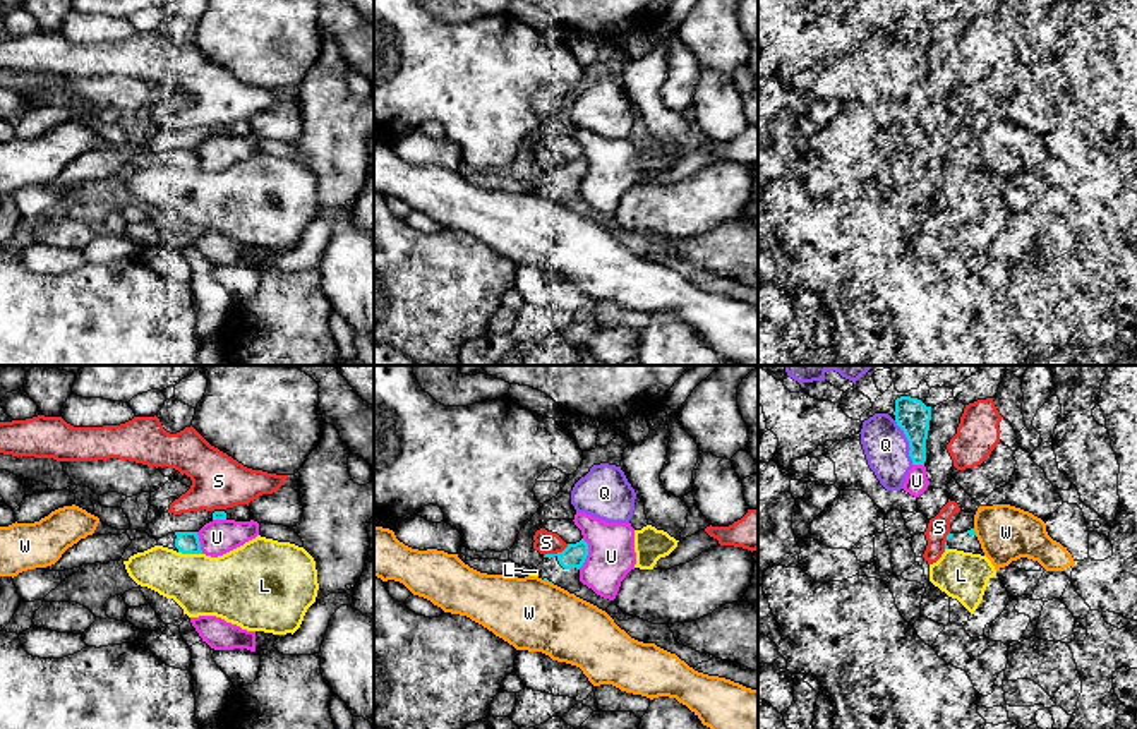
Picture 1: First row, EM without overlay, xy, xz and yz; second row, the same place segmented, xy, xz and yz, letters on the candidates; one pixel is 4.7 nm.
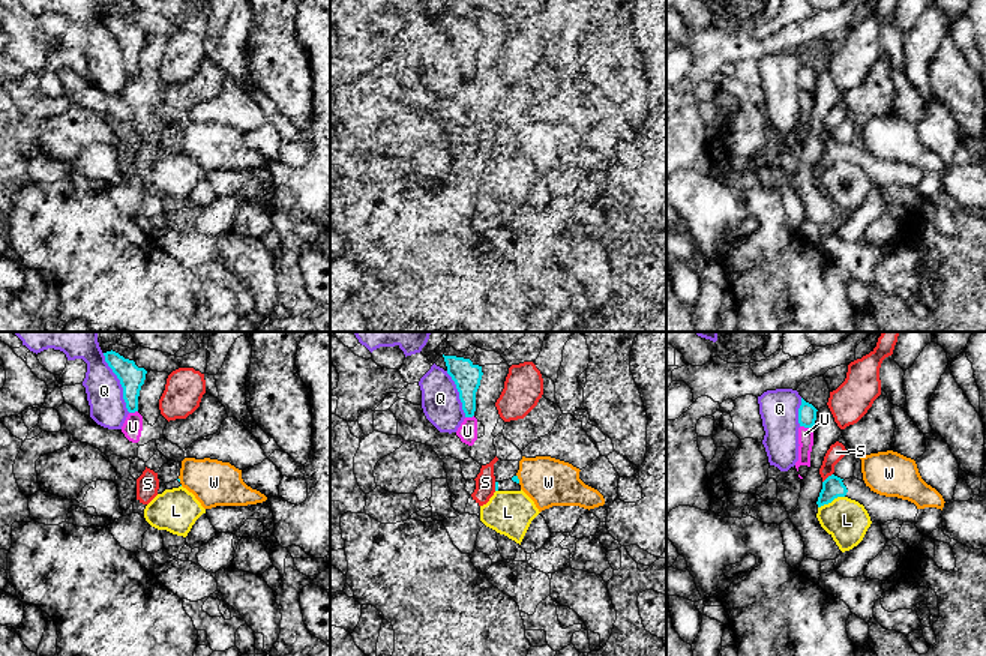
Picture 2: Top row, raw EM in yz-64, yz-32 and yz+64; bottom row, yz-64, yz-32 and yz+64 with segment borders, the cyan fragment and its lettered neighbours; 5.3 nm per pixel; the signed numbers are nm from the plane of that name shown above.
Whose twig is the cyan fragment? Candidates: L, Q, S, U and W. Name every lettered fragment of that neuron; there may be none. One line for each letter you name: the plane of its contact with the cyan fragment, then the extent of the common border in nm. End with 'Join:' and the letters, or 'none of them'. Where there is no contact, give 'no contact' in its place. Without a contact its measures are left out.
Join: none of them

